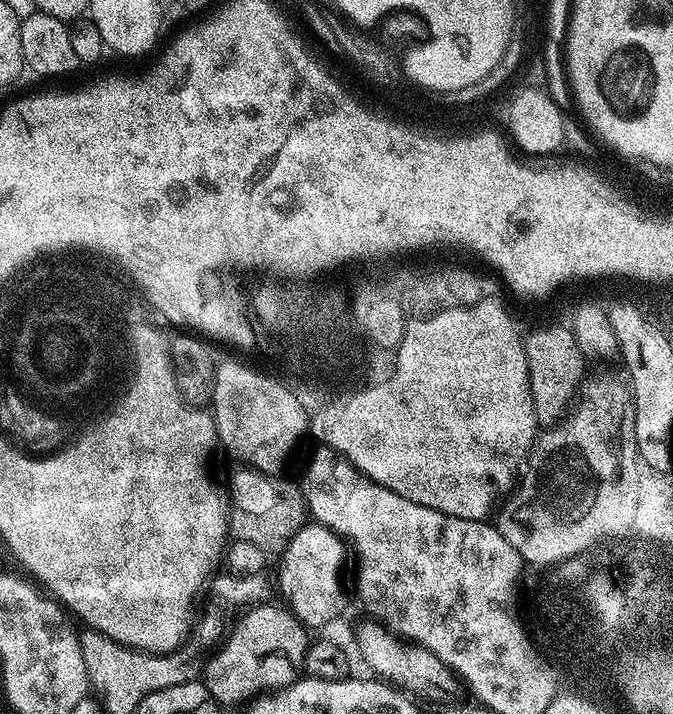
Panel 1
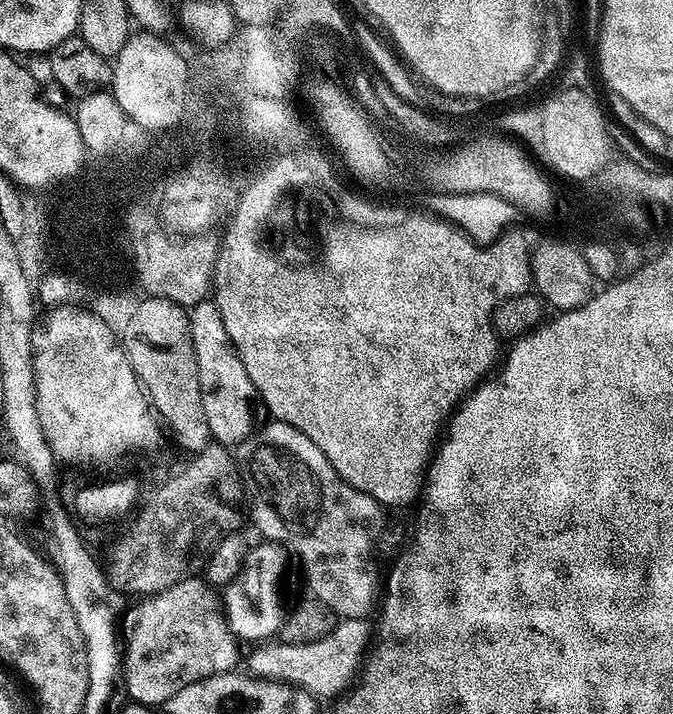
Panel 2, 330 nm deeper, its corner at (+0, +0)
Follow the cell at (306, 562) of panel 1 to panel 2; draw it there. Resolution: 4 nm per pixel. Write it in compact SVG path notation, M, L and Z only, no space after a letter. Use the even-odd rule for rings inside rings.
M260 542L253 547L244 559L244 571L238 577L240 592L248 604L223 605L228 625L232 627L237 641L256 640L252 642L264 642L275 637L284 627L286 609L284 610L284 579L288 576L289 549L282 544Z

